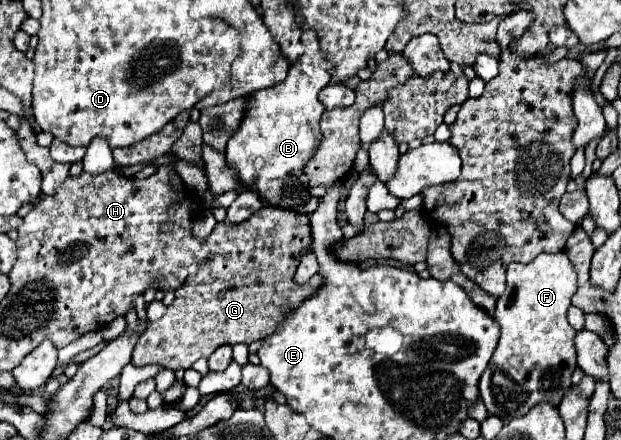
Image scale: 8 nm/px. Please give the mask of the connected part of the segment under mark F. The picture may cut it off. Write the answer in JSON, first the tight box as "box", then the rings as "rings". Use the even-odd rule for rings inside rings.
{"box":[480,252,576,422],"rings":[[[566,252],[540,254],[530,264],[512,262],[506,276],[506,292],[498,298],[494,310],[502,336],[490,368],[486,368],[480,380],[480,396],[488,414],[504,422],[528,414],[540,402],[558,406],[570,390],[570,376],[576,370],[576,330],[566,320],[570,298],[576,292],[576,272]]]}

